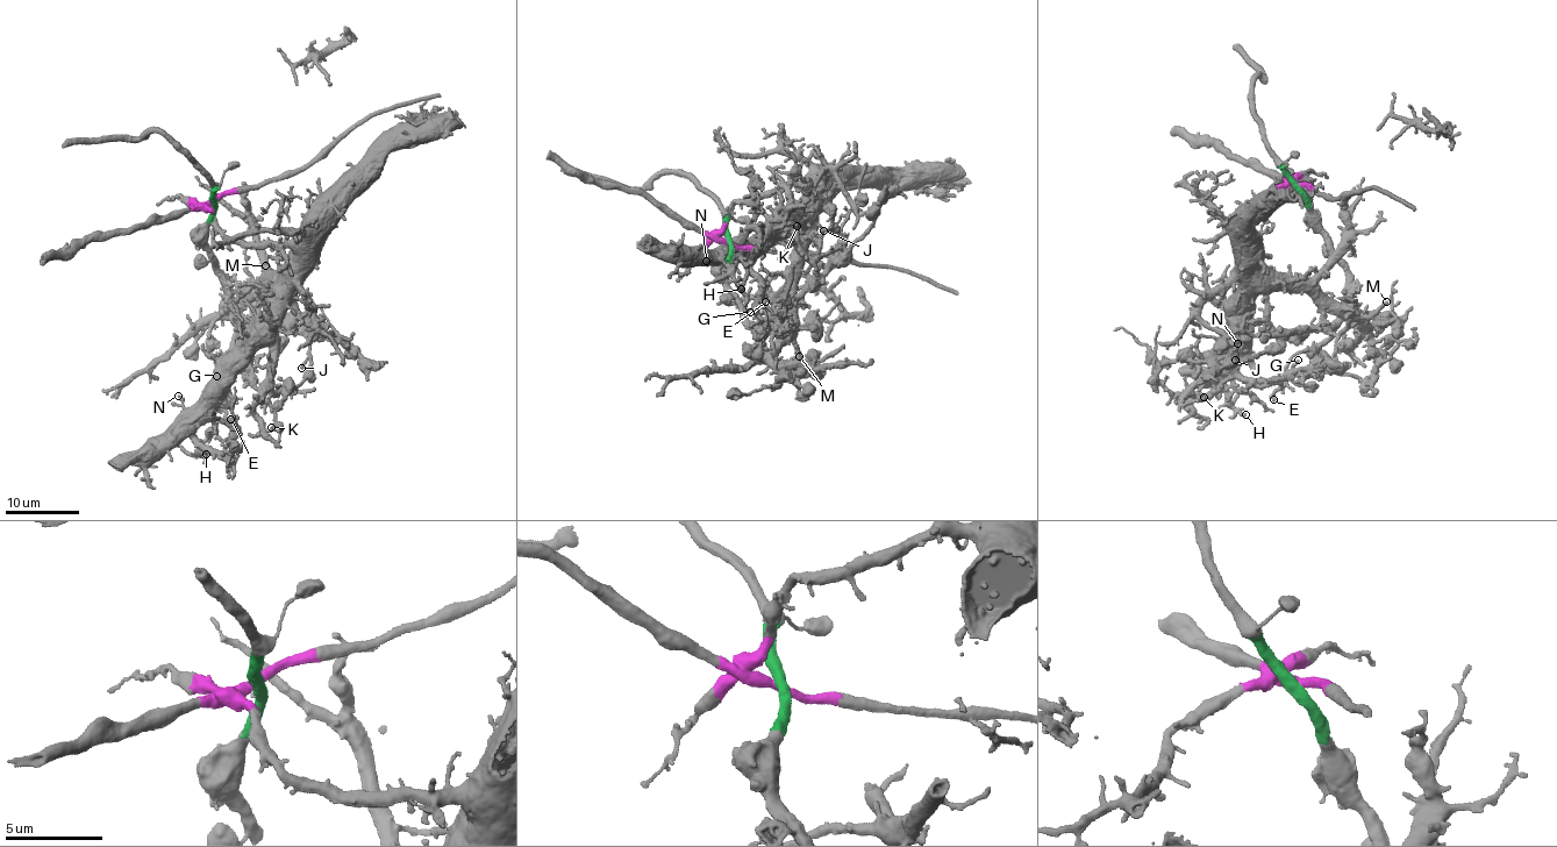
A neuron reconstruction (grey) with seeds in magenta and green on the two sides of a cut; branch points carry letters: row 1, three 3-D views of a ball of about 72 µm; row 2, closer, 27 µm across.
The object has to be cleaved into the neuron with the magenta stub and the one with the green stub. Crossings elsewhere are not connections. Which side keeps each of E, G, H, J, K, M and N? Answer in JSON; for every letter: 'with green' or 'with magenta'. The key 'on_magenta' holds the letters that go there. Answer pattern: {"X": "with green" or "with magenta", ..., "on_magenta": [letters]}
{"E": "with magenta", "G": "with magenta", "H": "with magenta", "J": "with green", "K": "with magenta", "M": "with magenta", "N": "with magenta", "on_magenta": ["E", "G", "H", "K", "M", "N"]}

